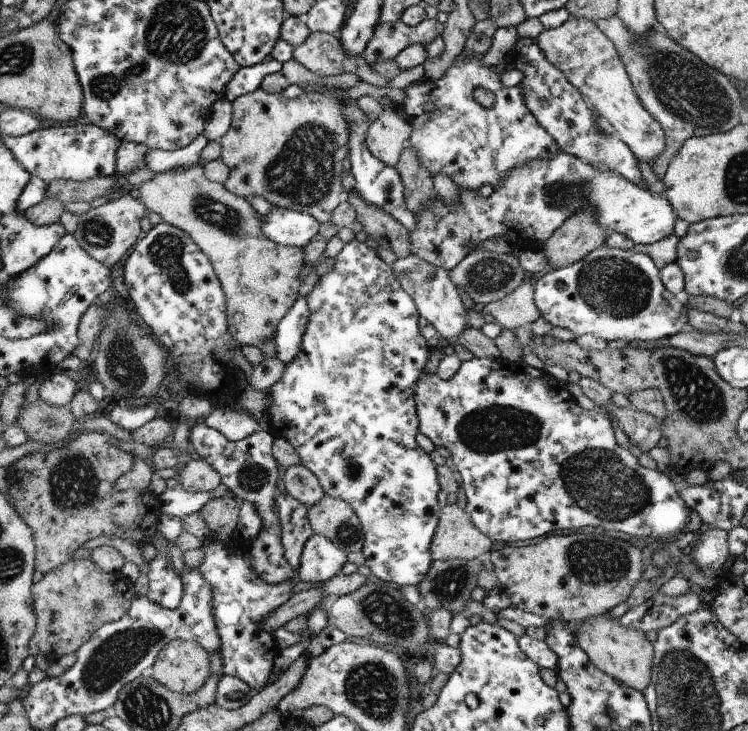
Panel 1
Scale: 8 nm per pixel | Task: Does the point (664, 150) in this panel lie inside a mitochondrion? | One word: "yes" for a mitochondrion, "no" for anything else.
no

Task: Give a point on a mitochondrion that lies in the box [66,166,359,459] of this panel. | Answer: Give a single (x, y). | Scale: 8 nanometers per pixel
(123, 343)

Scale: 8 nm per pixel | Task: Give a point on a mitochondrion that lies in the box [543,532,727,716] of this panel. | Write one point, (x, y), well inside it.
(597, 561)

